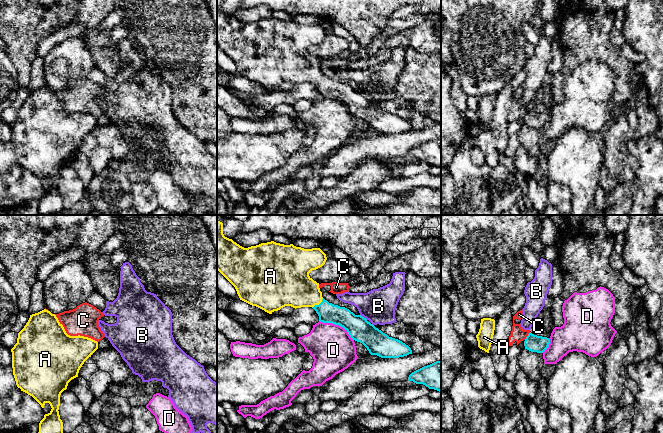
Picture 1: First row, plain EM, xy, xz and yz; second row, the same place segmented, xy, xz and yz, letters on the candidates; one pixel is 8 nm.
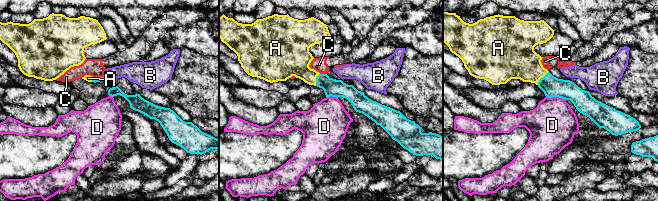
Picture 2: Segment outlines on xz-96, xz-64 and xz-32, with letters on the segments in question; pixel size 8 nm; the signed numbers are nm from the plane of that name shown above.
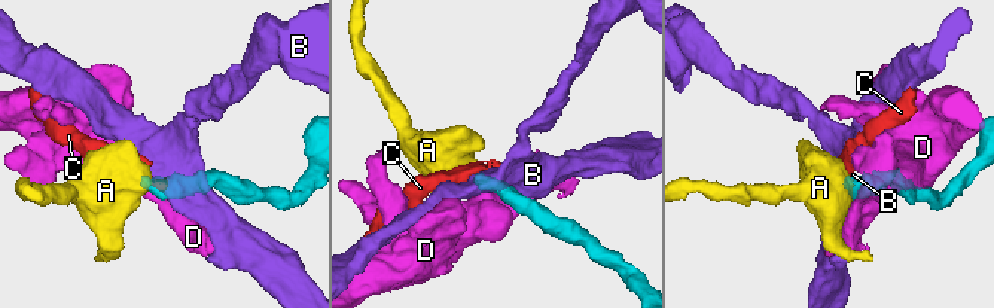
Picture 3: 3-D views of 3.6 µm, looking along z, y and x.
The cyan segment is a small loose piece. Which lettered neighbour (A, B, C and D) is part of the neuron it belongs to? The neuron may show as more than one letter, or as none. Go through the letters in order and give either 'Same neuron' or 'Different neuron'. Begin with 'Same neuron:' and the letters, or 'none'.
Same neuron: A
A: Same neuron
B: Different neuron
C: Different neuron
D: Different neuron

